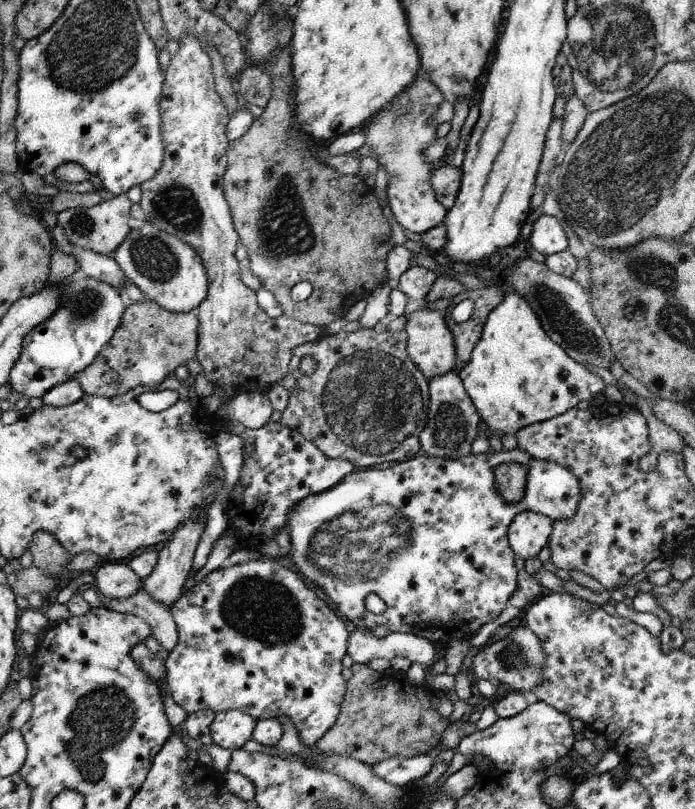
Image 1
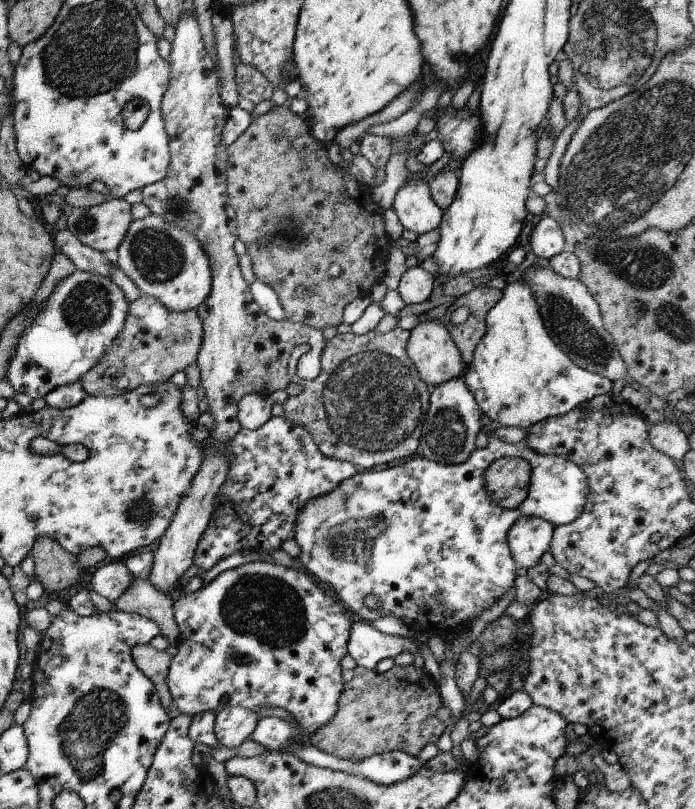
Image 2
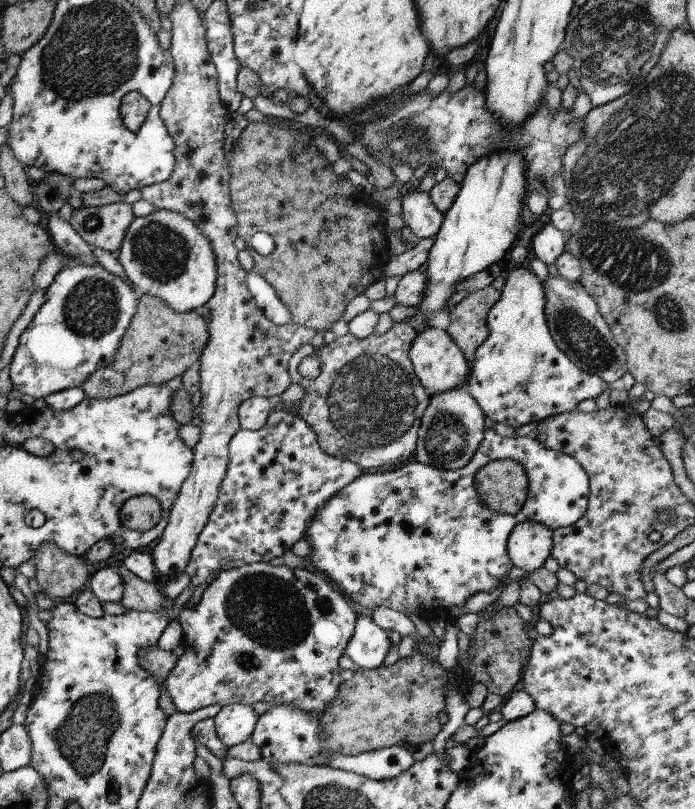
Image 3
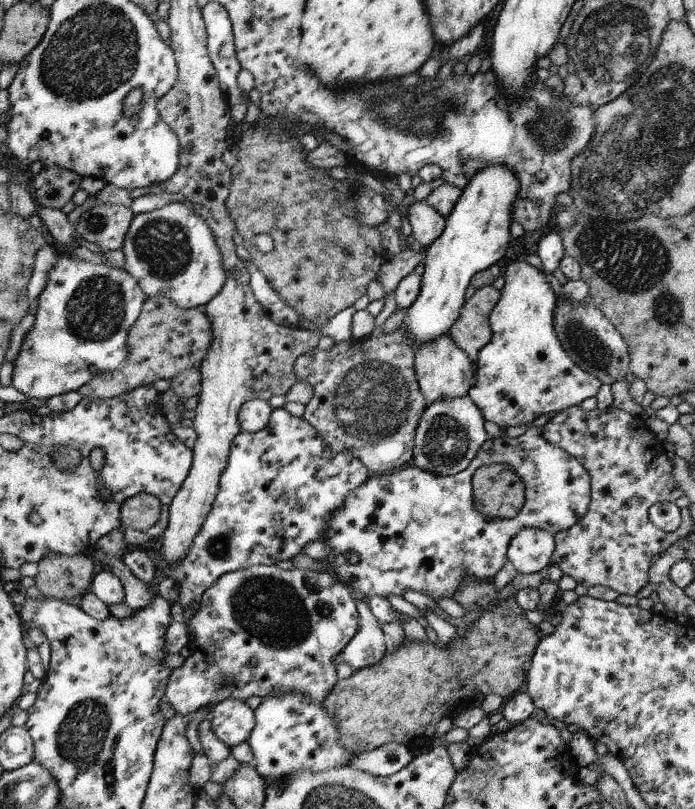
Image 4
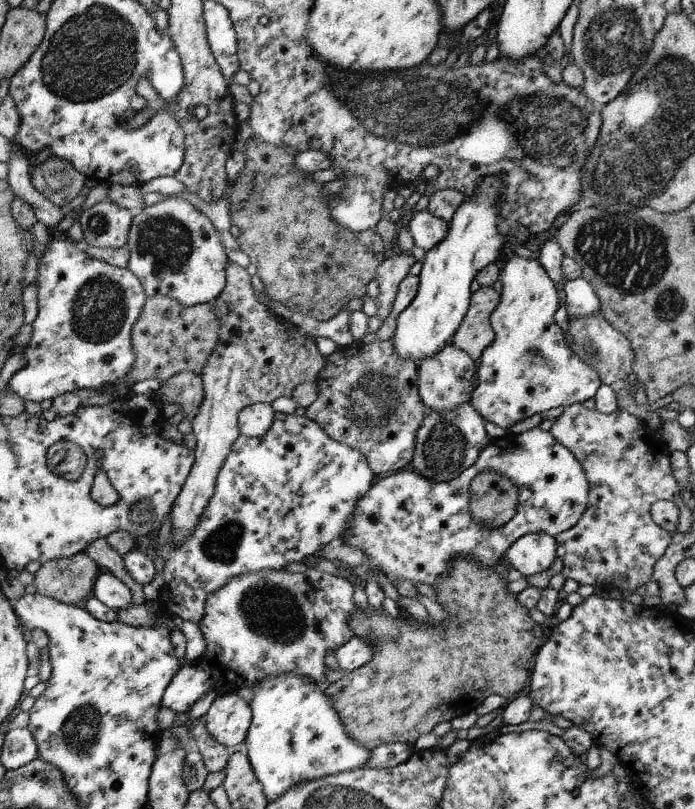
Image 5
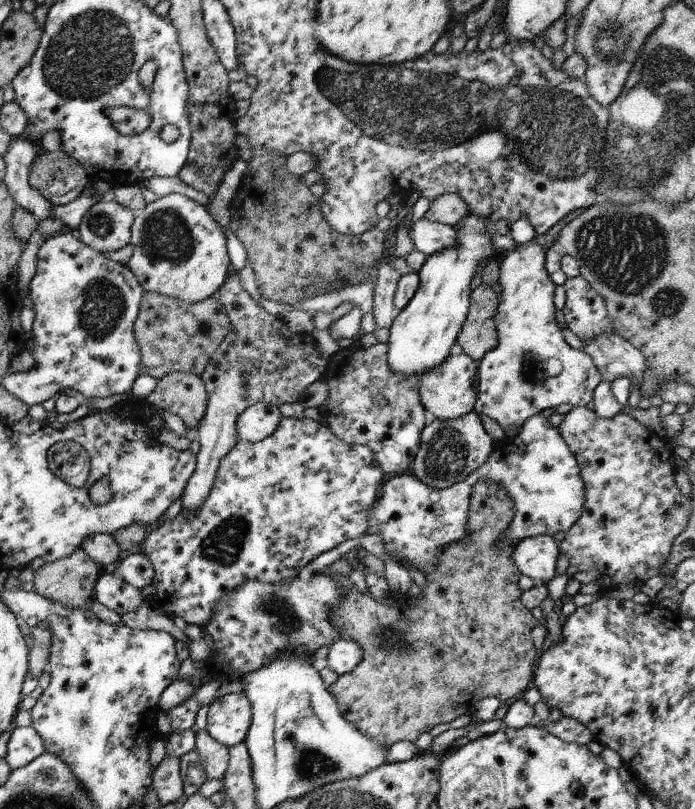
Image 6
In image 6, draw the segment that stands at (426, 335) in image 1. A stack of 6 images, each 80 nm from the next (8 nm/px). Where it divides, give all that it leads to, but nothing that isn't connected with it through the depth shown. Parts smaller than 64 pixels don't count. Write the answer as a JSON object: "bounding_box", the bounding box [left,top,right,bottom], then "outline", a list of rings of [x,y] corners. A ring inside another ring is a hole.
{"bounding_box":[419,350,479,419],"outline":[[[458,350],[447,356],[447,360],[435,369],[426,371],[419,380],[419,395],[424,407],[436,419],[455,419],[475,410],[479,398],[479,363],[466,353]]]}

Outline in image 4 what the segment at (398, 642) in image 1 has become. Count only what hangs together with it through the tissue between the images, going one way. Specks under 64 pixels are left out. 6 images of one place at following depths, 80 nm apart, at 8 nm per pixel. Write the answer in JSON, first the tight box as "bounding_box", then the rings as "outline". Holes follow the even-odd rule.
{"bounding_box":[340,596,389,671],"outline":[[[359,596],[356,606],[360,612],[359,632],[340,653],[344,662],[348,663],[354,671],[378,664],[389,650],[389,640],[382,632],[382,625],[372,614],[367,600]]]}

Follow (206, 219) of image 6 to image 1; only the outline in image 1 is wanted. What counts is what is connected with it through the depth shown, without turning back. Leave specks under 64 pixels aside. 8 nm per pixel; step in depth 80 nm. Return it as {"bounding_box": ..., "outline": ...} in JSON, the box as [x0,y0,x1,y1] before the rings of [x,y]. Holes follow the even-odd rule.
{"bounding_box":[115,222,209,313],"outline":[[[145,222],[138,230],[131,230],[127,240],[115,250],[115,261],[124,271],[127,280],[134,282],[146,299],[157,302],[164,310],[173,313],[196,311],[197,306],[207,297],[209,278],[200,254],[188,243],[160,230],[155,224]]]}

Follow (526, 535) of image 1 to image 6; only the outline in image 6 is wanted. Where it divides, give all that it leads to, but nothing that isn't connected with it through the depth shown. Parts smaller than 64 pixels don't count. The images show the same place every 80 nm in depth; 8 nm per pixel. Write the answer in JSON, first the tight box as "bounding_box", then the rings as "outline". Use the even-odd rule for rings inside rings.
{"bounding_box":[511,535,560,586],"outline":[[[536,535],[517,541],[511,557],[521,574],[532,578],[535,584],[546,586],[556,574],[556,560],[560,553],[551,535]]]}

